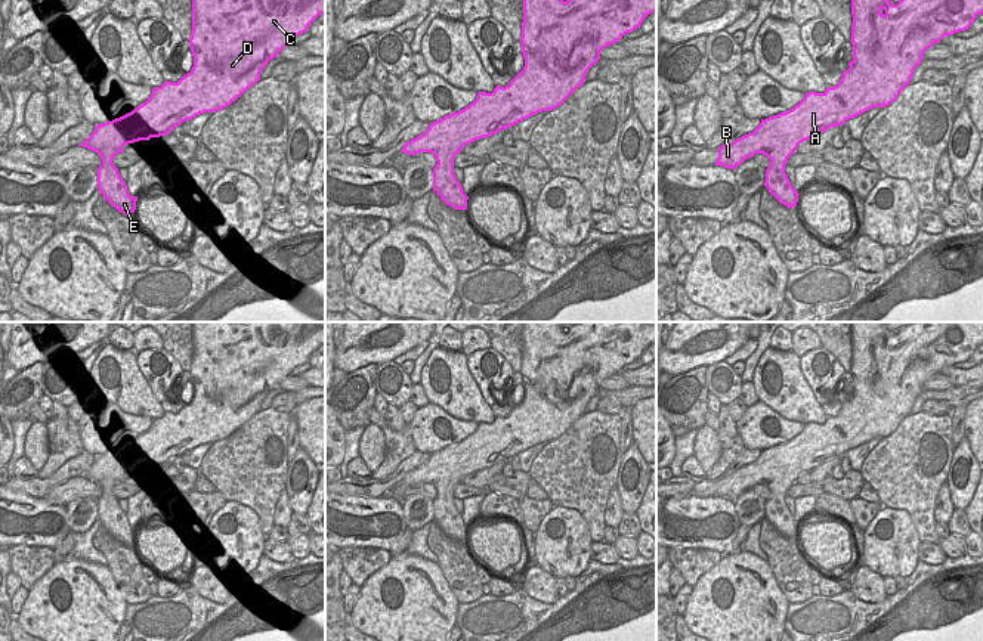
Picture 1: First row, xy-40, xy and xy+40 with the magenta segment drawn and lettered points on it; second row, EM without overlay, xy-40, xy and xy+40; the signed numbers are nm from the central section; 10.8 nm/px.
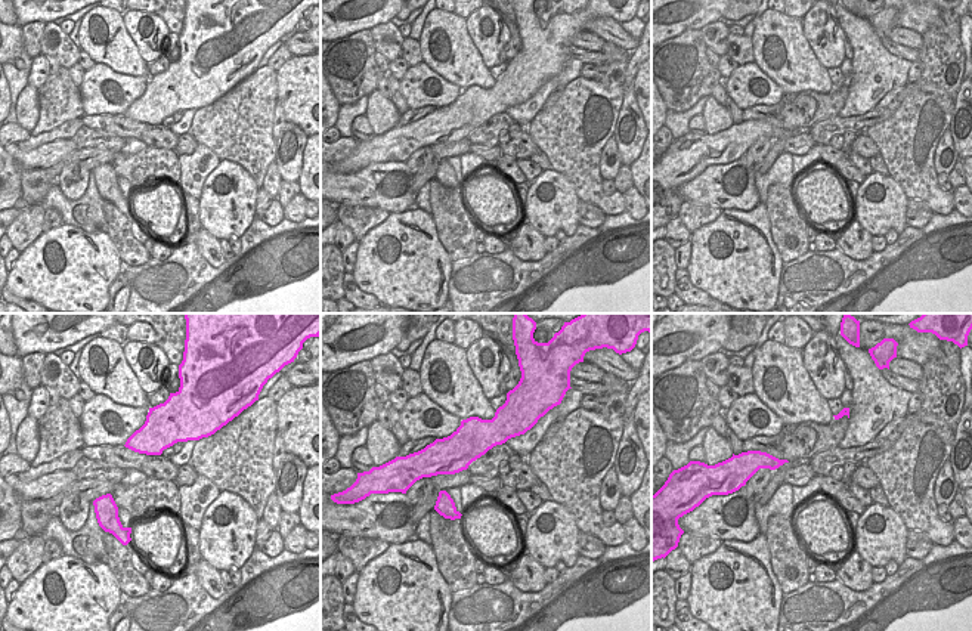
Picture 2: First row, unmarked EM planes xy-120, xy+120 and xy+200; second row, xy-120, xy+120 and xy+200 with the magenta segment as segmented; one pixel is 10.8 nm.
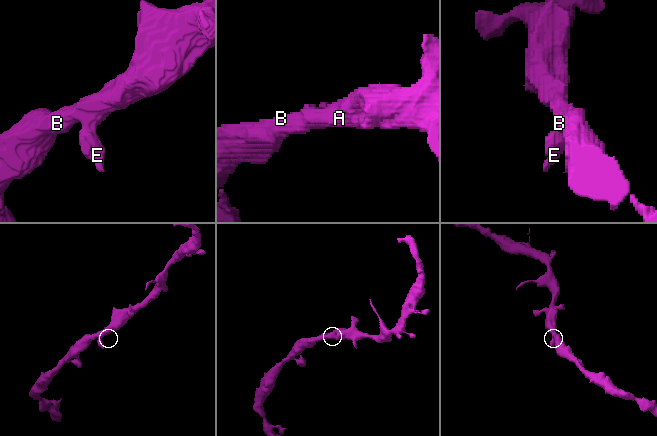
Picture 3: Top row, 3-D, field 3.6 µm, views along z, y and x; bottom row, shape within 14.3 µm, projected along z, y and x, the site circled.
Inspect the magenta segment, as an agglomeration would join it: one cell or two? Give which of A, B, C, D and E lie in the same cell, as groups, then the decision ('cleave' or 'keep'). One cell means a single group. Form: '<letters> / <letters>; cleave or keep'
A B C D E; keep

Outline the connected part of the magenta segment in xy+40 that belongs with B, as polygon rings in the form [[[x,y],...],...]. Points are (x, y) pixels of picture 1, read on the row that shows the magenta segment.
[[[851,0],[853,25],[850,41],[853,44],[853,61],[848,62],[850,68],[843,72],[841,81],[834,87],[826,87],[823,93],[806,93],[804,99],[792,109],[761,120],[752,133],[732,143],[721,145],[715,165],[736,170],[738,165],[755,154],[766,155],[770,160],[770,167],[766,170],[764,186],[780,204],[788,208],[797,207],[800,193],[791,185],[785,165],[798,145],[831,127],[843,126],[847,120],[872,108],[885,108],[893,103],[900,92],[911,84],[915,68],[924,59],[924,52],[934,43],[940,43],[945,35],[968,30],[980,13],[983,13],[983,0],[899,0],[897,4],[893,4],[890,0]]]

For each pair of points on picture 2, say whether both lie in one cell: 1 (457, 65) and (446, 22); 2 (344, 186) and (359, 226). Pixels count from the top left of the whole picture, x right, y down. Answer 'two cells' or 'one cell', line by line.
1: one cell
2: two cells

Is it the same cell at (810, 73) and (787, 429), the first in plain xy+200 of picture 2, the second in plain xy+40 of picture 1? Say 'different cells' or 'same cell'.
different cells

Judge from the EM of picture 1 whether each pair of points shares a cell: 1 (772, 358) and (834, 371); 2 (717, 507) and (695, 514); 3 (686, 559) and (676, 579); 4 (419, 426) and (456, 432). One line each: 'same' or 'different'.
1: different
2: same
3: different
4: same

